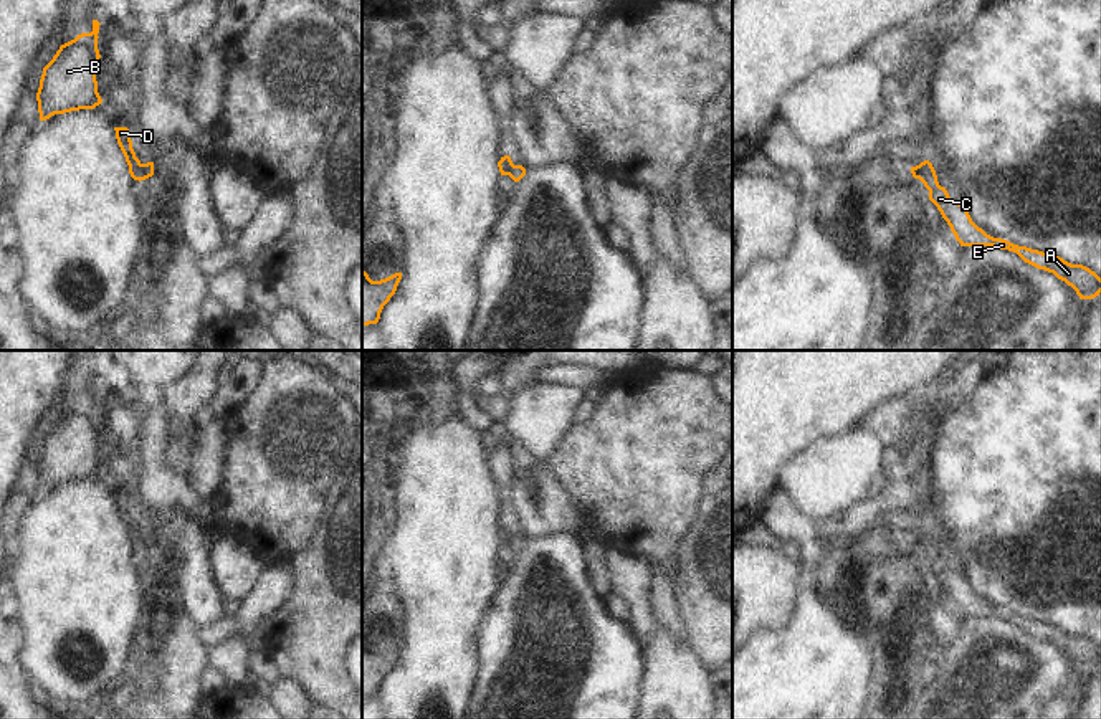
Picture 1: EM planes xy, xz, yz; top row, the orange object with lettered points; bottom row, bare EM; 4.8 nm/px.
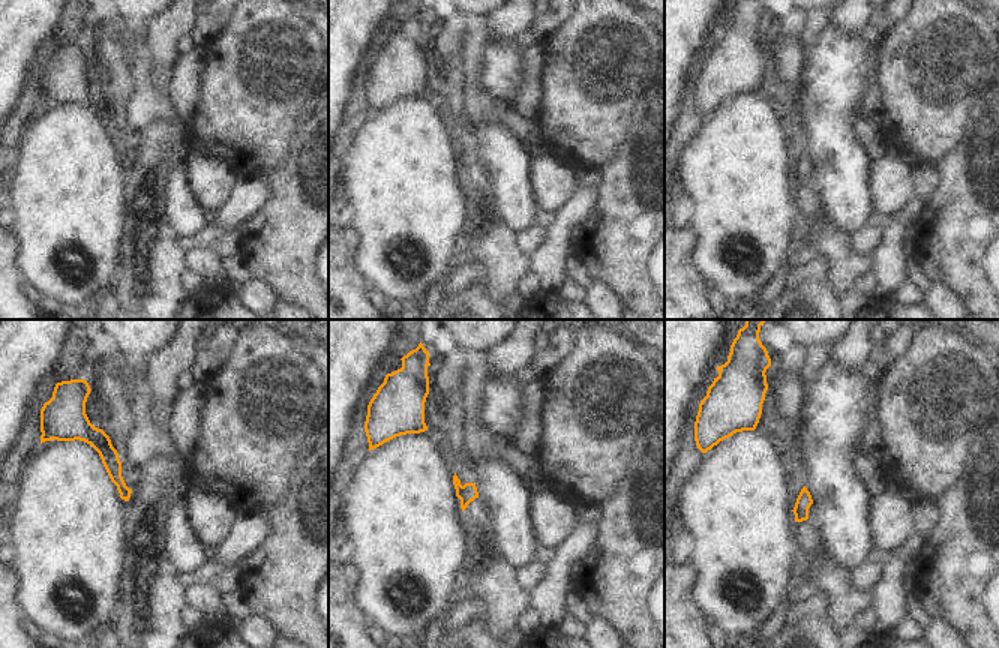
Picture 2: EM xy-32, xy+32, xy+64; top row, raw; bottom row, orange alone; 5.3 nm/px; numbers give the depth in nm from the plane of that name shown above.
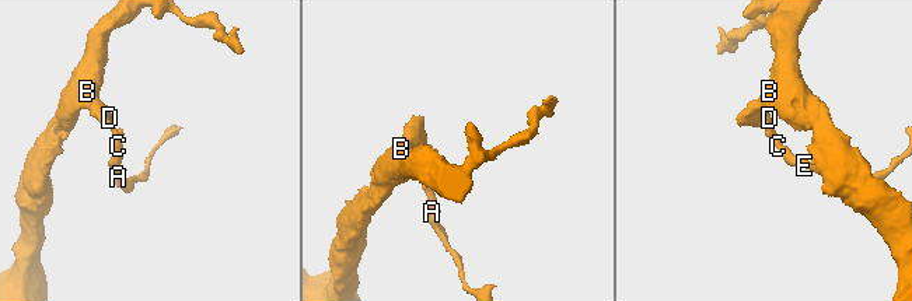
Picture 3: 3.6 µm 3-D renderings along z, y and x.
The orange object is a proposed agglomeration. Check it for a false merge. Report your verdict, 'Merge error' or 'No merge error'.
Merge error

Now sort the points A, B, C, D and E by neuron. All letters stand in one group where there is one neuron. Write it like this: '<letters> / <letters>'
A C E / B D

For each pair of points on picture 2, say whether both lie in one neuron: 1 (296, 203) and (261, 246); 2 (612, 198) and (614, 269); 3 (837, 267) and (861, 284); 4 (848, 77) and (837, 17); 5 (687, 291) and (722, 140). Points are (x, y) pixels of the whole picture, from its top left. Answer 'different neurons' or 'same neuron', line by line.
1: same neuron
2: same neuron
3: different neurons
4: different neurons
5: different neurons

